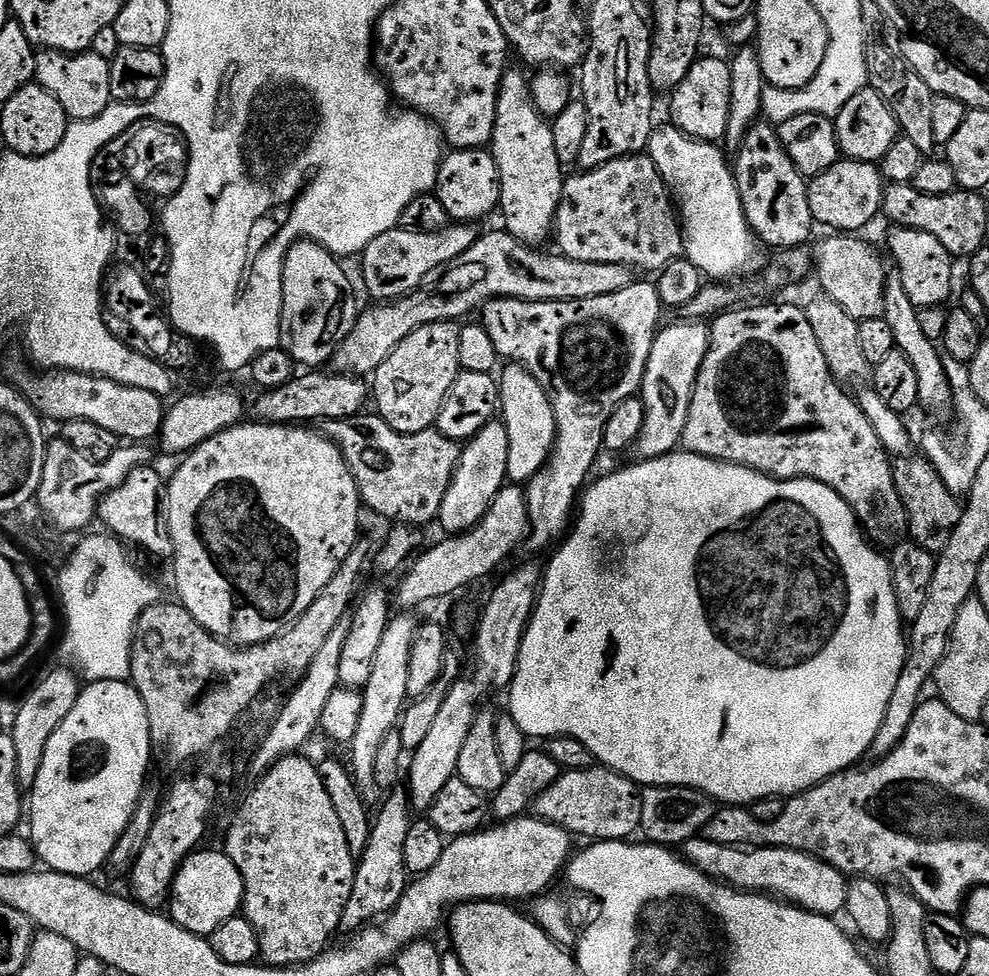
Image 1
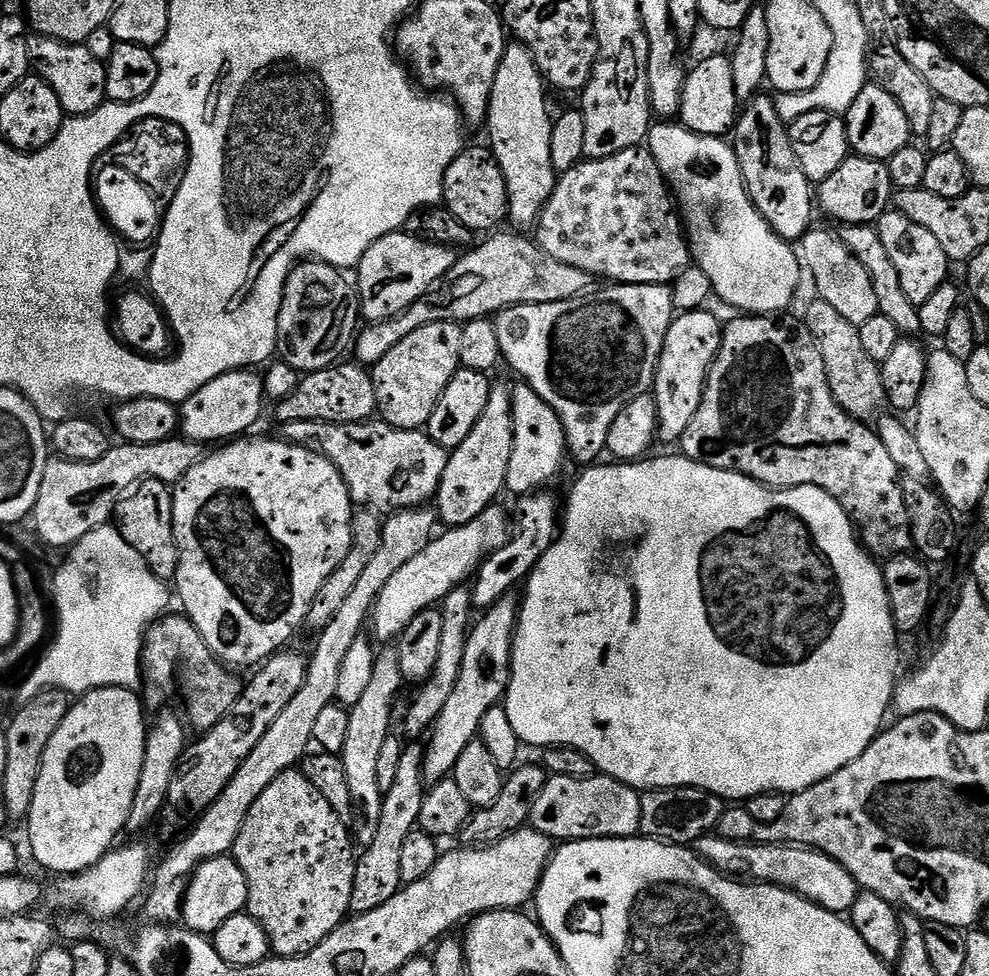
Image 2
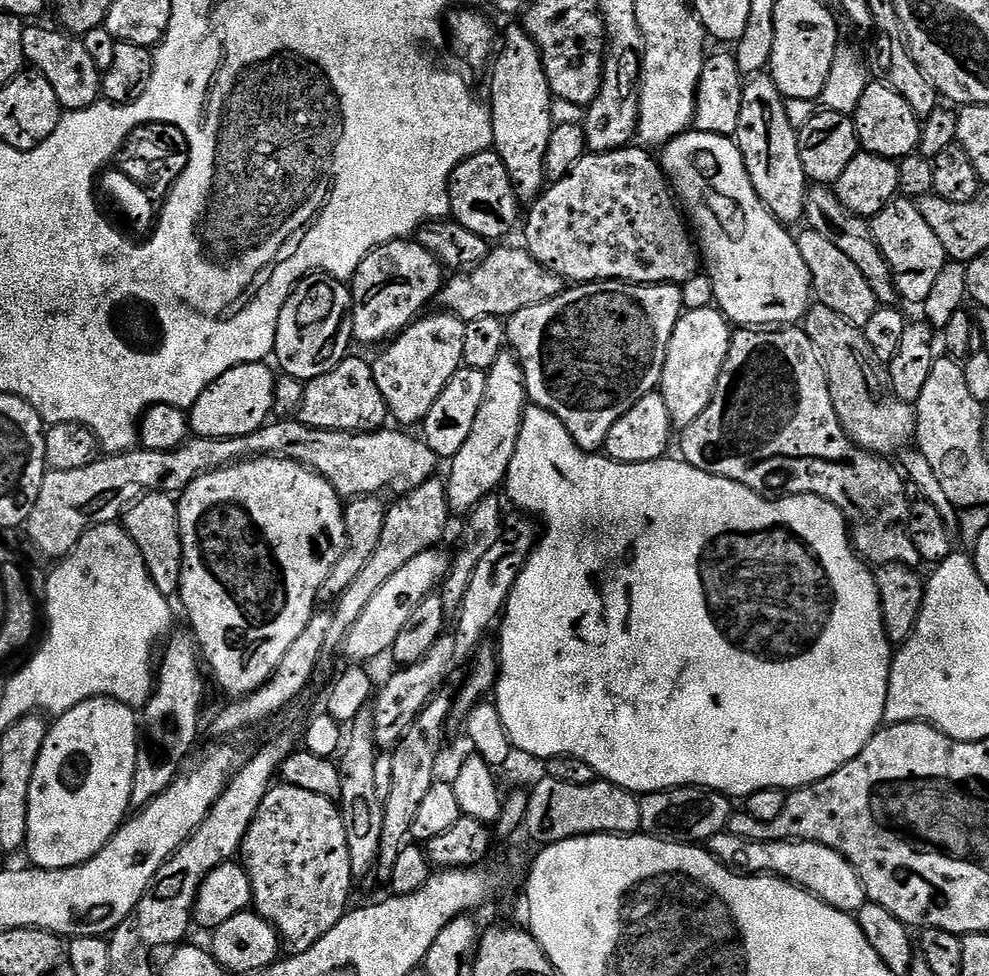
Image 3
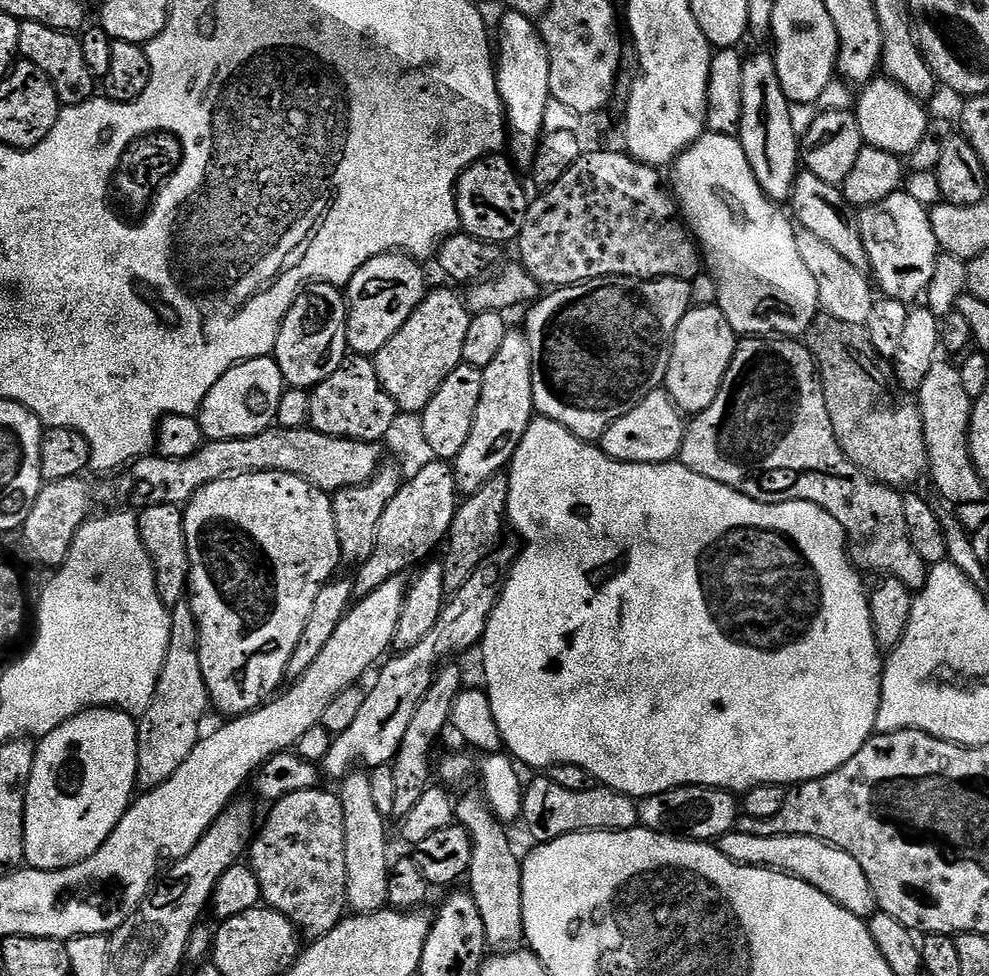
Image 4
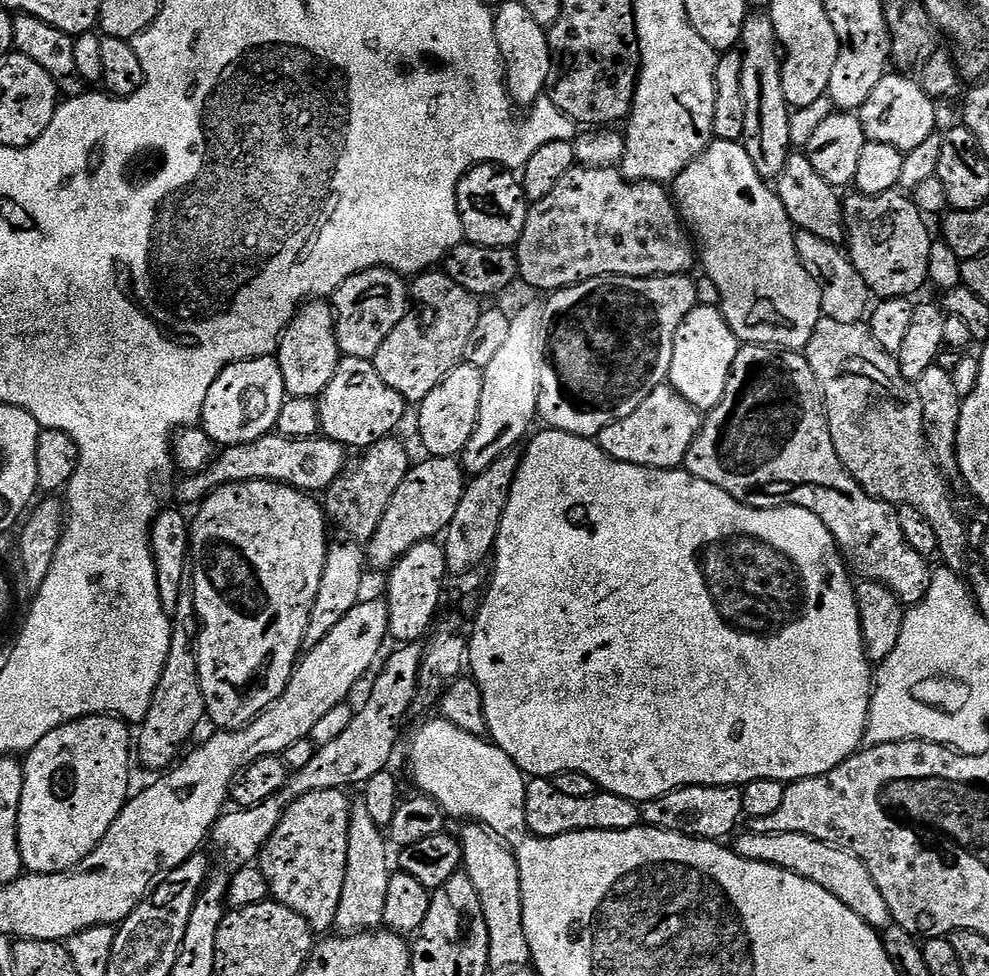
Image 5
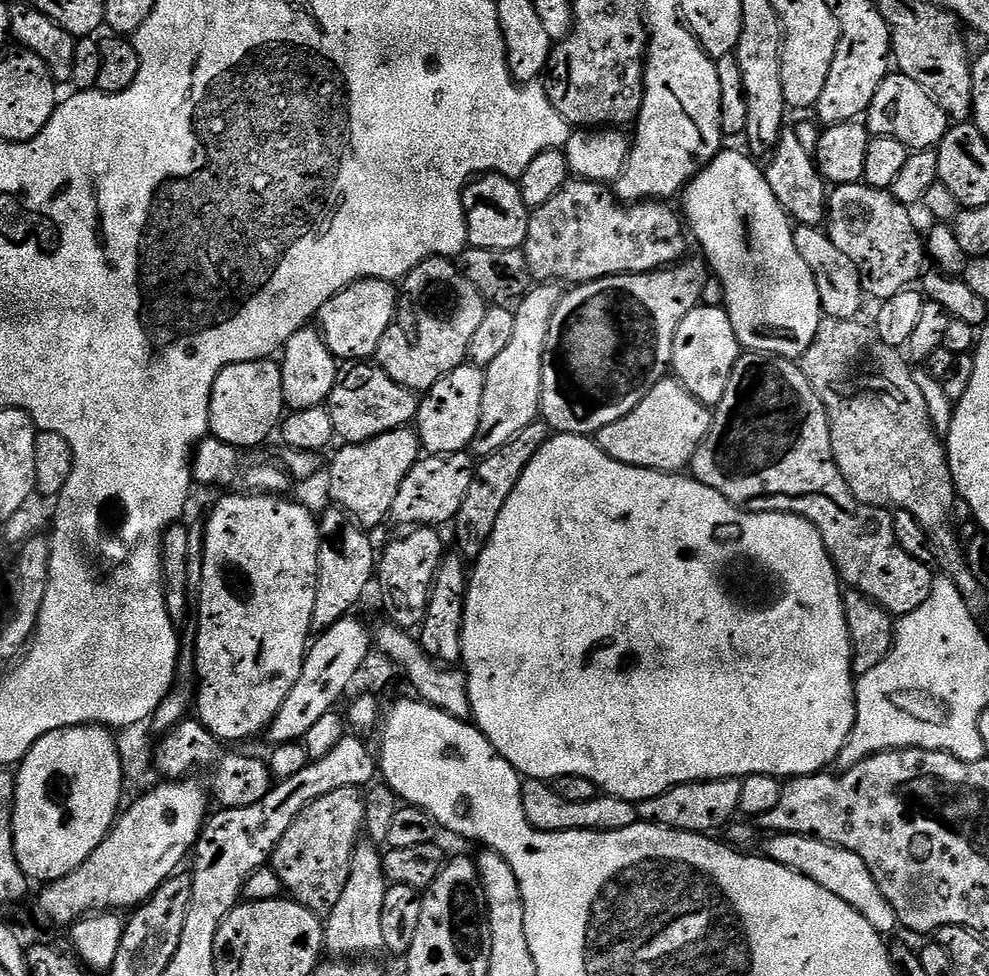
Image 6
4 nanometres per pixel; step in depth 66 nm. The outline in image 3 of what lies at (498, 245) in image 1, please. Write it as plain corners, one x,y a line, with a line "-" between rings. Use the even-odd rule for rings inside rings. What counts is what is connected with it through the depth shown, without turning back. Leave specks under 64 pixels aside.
504,246
493,247
476,268
460,270
447,277
435,298
445,313
465,322
487,316
507,318
518,310
526,310
526,306
538,306
565,291
566,281
542,267
523,247
500,247

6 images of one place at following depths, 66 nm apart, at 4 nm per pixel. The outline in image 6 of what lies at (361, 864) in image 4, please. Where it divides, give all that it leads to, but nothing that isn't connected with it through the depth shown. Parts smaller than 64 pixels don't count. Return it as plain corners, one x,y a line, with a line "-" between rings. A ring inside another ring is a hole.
371,842
356,845
350,862
350,878
346,878
346,890
338,898
334,910
326,914
324,925
324,947
336,958
364,958
368,952
381,951
382,901
386,898
389,879
384,874
384,857
381,849

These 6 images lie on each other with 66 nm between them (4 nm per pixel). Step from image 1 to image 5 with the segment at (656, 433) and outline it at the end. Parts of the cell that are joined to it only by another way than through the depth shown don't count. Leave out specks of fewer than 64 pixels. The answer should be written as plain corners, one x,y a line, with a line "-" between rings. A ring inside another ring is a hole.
697,306
682,318
682,326
678,326
678,334
674,334
674,354
670,358
670,370
667,383
690,406
707,414
718,402
722,402
722,394
726,394
726,382
730,382
730,370
734,366
734,358
738,358
742,344
736,339
734,330
726,322
724,313
719,307
705,308

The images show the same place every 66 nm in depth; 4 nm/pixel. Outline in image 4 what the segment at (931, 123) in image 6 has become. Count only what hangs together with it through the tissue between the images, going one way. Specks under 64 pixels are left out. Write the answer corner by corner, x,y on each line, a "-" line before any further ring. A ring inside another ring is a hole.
873,78
869,84
859,89
858,99
854,104
854,115
867,147
908,158
911,157
914,146
922,142
922,134
926,134
930,113
924,108
927,107
921,101
906,94
906,90
902,90
902,86
898,86
893,80

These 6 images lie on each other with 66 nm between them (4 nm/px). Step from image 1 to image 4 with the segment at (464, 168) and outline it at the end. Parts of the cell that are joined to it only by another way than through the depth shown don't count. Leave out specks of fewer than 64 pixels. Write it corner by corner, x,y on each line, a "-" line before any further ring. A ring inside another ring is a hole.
507,155
483,156
481,160
475,160
456,182
456,209
461,229
469,236
491,244
508,246
511,240
512,243
519,241
522,222
526,222
530,203
530,196
524,193
524,184
520,181
519,175
521,176
521,173
517,171

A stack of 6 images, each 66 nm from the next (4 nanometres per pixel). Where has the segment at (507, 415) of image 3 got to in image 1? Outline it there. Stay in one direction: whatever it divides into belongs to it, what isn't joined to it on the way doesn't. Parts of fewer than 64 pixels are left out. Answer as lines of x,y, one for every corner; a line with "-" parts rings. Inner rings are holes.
500,418
482,426
482,430
478,430
478,434
463,445
460,461
442,498
442,510
438,517
438,524
445,528
445,533
468,532
482,522
494,498
506,487
509,454
510,438
503,419

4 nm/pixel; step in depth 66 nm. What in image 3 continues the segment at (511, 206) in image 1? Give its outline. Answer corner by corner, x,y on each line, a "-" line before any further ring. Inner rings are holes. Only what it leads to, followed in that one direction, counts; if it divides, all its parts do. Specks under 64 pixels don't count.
516,26
505,30
504,41
501,44
499,41
495,60
496,65
492,68
492,100
490,99
494,126
492,148
502,158
516,196
521,202
531,202
546,187
544,159
554,127
552,122
554,97
548,85
538,46
528,37
524,27

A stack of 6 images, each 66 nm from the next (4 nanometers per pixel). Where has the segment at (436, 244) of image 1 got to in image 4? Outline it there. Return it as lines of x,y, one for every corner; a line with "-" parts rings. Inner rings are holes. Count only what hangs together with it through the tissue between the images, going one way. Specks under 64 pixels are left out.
395,251
370,258
356,271
354,278
346,286
346,299
348,301
348,325
346,326
346,338
348,339
349,349
351,349
355,355
367,356
369,358
375,357
376,352
382,350
382,346
386,346
386,342
390,342
390,338
394,338
394,334
398,334
398,330
402,330
404,323
414,314
414,310
417,306
424,301
425,295
429,291
430,283
428,284
427,278
424,277
424,272
420,268
423,268
421,261
403,252

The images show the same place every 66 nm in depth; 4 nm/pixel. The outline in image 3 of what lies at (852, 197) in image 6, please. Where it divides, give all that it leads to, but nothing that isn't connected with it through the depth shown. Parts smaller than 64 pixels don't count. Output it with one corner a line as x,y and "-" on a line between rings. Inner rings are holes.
908,198
893,200
877,216
871,217
870,223
872,237
876,239
876,244
892,271
897,297
908,304
923,305
930,289
934,287
934,281
938,279
938,274
942,274
942,266
949,263
938,234
934,234
930,226
926,226
926,218
922,218
915,203

